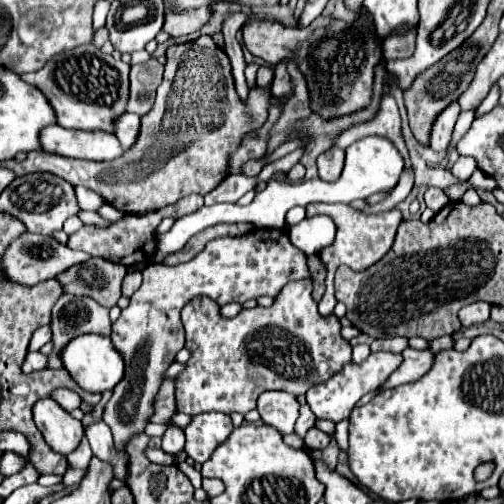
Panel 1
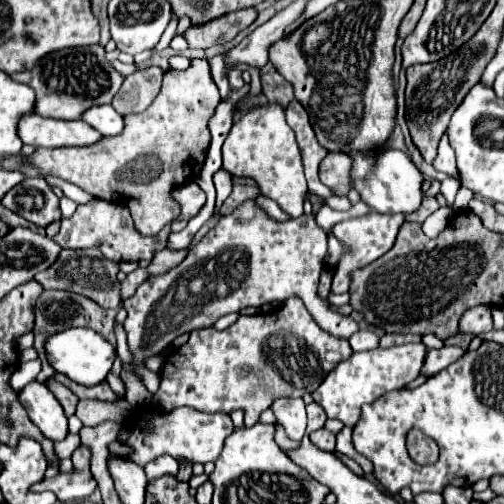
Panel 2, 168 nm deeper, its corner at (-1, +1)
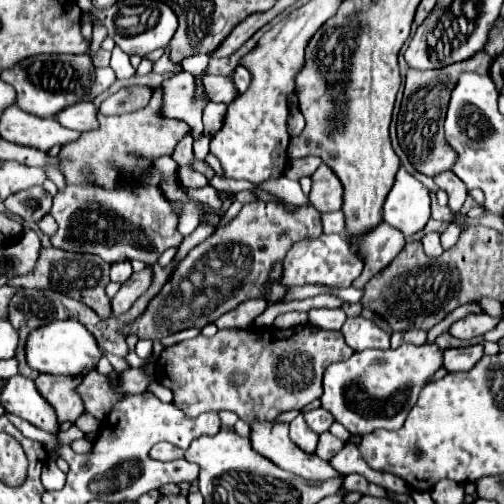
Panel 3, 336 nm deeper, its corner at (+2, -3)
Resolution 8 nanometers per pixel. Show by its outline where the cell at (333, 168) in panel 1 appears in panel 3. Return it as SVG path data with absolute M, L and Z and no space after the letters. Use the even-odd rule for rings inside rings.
M321 164L311 180L313 188L309 200L319 212L333 212L343 206L343 184L327 164Z

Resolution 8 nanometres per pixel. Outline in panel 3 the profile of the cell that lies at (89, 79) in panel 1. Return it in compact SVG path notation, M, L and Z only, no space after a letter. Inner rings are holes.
M39 54L27 60L21 60L17 66L3 70L1 78L11 84L17 92L17 106L39 118L55 118L67 106L83 102L89 94L93 60L89 54Z

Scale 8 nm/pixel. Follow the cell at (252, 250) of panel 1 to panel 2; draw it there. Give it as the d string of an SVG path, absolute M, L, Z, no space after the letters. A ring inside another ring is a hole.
M246 200L232 214L222 216L218 224L196 246L188 250L186 258L176 268L160 276L150 276L144 284L140 284L132 298L124 300L124 308L128 312L124 330L128 334L130 352L134 354L138 364L144 364L144 358L160 354L168 344L172 344L174 338L184 332L212 326L216 318L238 312L240 308L260 308L272 300L284 302L290 296L298 296L306 304L322 330L340 338L350 338L358 330L358 322L352 316L342 316L340 312L330 310L330 304L326 304L326 300L318 294L318 280L322 272L322 256L326 256L326 246L326 232L316 224L314 214L302 214L298 218L278 222L272 220L256 204L256 200Z

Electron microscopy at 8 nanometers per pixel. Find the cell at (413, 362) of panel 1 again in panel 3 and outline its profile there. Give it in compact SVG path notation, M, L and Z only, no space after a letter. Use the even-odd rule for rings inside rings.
M467 346L467 348L449 348L443 350L443 368L447 372L457 372L457 370L467 370L475 366L475 362L483 356L483 346Z

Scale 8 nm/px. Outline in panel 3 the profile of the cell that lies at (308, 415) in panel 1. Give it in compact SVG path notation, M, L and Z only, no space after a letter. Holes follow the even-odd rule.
M323 408L309 410L309 412L305 412L303 416L305 416L307 426L309 426L313 432L317 432L317 434L327 432L327 430L329 430L329 426L333 424L333 416L331 416L327 410L323 410Z

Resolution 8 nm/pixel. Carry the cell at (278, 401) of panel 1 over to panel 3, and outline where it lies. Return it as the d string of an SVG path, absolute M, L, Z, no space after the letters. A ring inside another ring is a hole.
M299 414L291 424L289 424L289 436L291 440L305 452L315 452L315 444L317 444L317 434L313 430L309 430L309 426L303 420L303 414Z

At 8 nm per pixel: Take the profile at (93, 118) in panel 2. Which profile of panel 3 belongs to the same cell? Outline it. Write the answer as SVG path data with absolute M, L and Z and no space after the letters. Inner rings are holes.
M83 102L83 104L75 104L75 108L65 108L57 120L71 130L91 132L91 130L99 128L97 114L99 114L99 110L95 108L93 102L89 102L89 104Z

